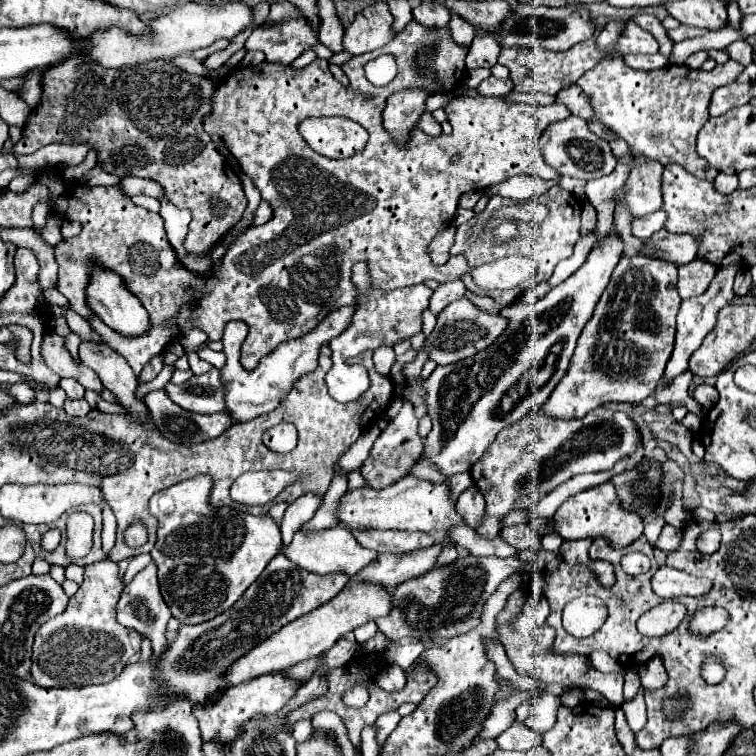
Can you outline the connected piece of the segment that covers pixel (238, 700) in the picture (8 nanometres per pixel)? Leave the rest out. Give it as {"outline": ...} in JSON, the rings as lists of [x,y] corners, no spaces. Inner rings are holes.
{"outline":[[[286,671],[280,673],[268,673],[268,677],[256,677],[256,681],[246,681],[244,685],[236,685],[236,689],[226,689],[218,701],[208,701],[204,705],[194,705],[194,717],[198,719],[198,727],[202,733],[202,739],[218,737],[220,743],[228,743],[236,737],[236,731],[246,723],[248,719],[256,715],[276,713],[282,709],[292,693],[302,685],[302,681],[296,681],[288,677]]]}

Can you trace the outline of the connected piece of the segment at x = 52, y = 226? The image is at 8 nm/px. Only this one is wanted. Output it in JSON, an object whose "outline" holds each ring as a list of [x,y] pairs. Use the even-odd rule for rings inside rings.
{"outline":[[[48,215],[48,225],[44,227],[44,231],[42,231],[42,237],[52,245],[52,247],[56,247],[60,241],[63,240],[61,230],[59,227],[60,223],[60,215]]]}

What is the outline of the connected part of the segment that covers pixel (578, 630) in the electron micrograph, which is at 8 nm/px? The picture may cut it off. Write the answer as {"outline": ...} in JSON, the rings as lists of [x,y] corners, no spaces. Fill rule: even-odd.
{"outline":[[[578,597],[565,606],[562,625],[570,635],[585,638],[592,635],[594,631],[598,631],[606,621],[606,617],[608,617],[608,609],[598,597]]]}

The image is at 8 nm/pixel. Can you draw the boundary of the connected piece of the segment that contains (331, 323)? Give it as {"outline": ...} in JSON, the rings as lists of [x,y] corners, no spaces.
{"outline":[[[340,307],[336,311],[332,311],[324,321],[318,323],[316,329],[312,329],[310,333],[306,333],[300,339],[282,343],[276,351],[270,353],[270,357],[264,357],[262,363],[254,369],[254,371],[246,371],[240,365],[240,345],[248,335],[248,325],[244,321],[230,321],[224,327],[224,353],[226,353],[226,365],[220,369],[220,381],[224,381],[224,405],[226,405],[226,413],[232,413],[232,421],[234,425],[240,421],[250,421],[258,415],[264,415],[272,409],[278,407],[280,401],[284,401],[284,397],[288,395],[292,383],[312,371],[316,367],[316,357],[318,357],[318,349],[320,345],[332,341],[336,335],[340,335],[348,325],[350,325],[350,317],[352,317],[354,307]]]}

